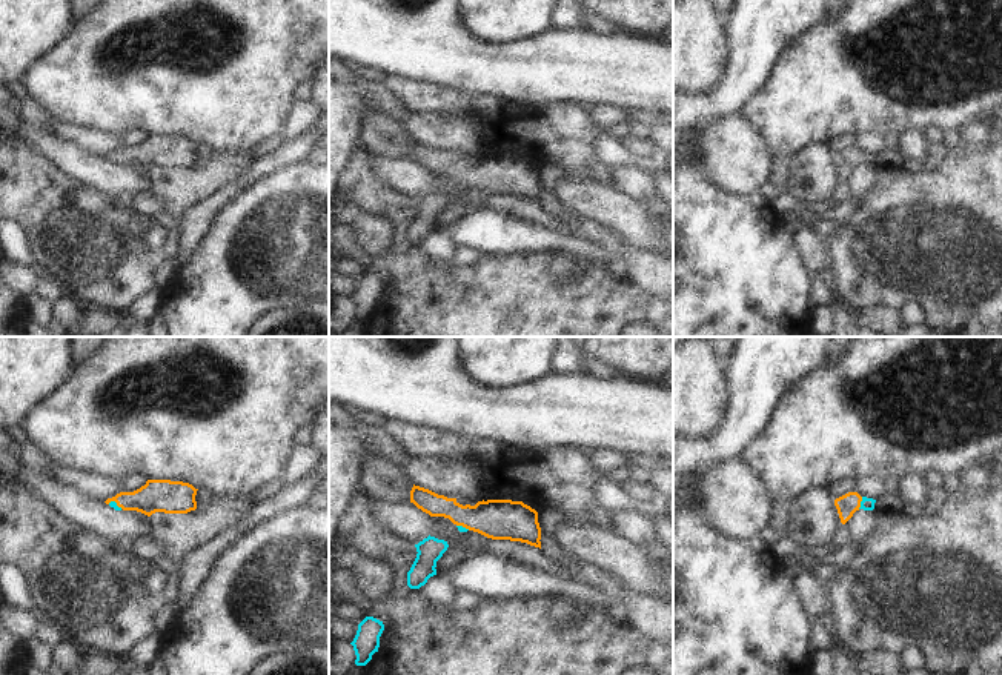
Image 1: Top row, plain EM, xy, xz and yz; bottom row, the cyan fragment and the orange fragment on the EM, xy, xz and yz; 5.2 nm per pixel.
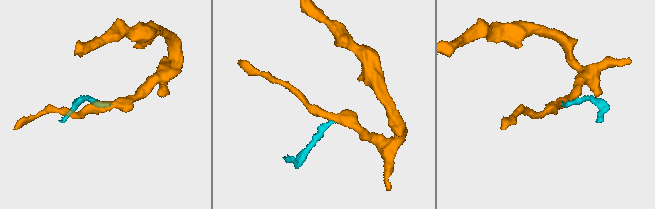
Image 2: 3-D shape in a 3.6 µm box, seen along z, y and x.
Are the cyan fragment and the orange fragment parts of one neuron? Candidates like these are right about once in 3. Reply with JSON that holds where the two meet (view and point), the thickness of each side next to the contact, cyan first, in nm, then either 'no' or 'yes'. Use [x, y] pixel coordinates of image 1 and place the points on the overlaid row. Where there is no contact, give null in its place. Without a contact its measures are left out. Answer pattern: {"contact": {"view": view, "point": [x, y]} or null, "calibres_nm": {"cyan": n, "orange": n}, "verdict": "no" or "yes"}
{"contact": {"view": "yz", "point": [861, 503]}, "calibres_nm": {"cyan": 60, "orange": 110}, "verdict": "yes"}

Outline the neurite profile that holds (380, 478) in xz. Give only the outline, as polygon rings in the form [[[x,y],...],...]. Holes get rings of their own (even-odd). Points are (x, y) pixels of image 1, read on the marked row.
[[[377,452],[364,455],[361,463],[360,490],[370,498],[387,503],[409,503],[413,484],[403,469]]]

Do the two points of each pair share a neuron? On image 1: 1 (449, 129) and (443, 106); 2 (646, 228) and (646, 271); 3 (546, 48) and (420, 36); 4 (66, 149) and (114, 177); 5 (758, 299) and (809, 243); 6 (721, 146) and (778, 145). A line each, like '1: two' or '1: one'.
1: two
2: two
3: one
4: one
5: two
6: two

